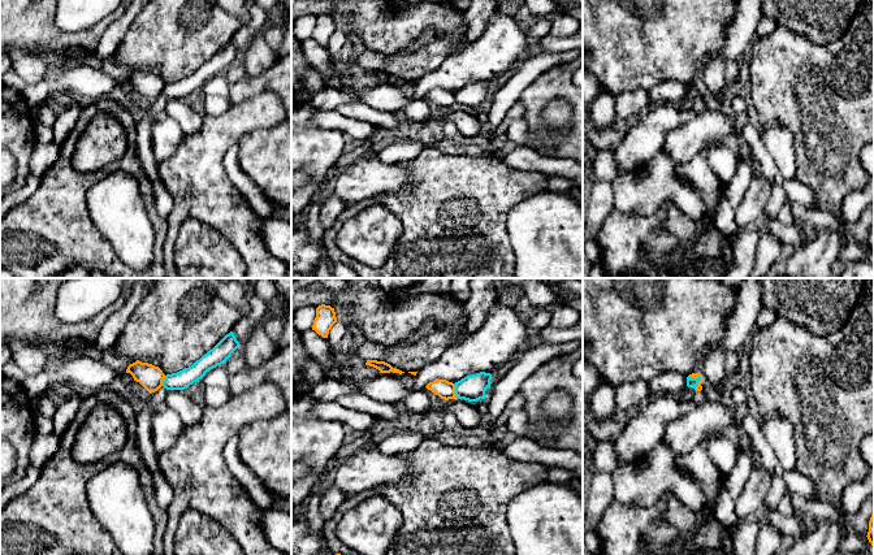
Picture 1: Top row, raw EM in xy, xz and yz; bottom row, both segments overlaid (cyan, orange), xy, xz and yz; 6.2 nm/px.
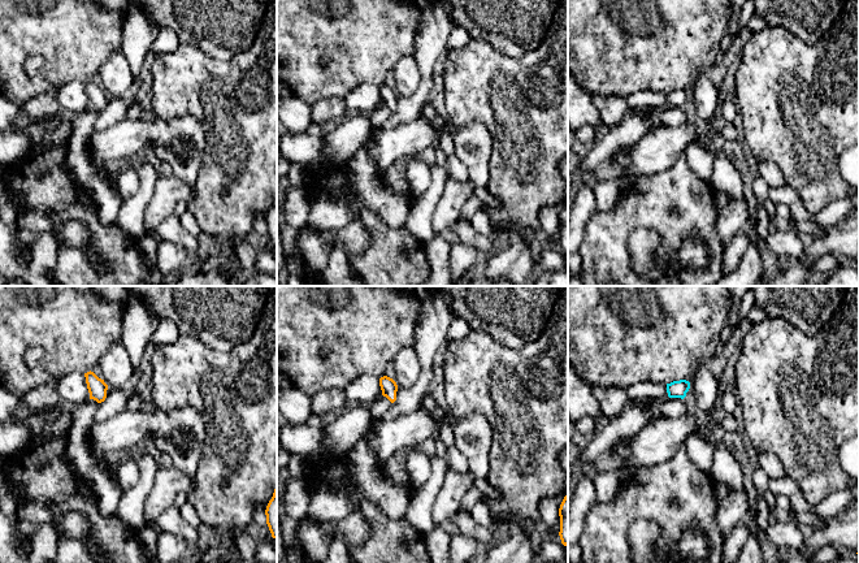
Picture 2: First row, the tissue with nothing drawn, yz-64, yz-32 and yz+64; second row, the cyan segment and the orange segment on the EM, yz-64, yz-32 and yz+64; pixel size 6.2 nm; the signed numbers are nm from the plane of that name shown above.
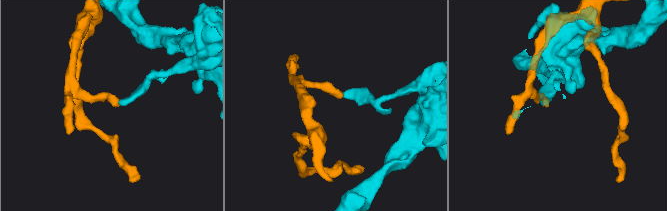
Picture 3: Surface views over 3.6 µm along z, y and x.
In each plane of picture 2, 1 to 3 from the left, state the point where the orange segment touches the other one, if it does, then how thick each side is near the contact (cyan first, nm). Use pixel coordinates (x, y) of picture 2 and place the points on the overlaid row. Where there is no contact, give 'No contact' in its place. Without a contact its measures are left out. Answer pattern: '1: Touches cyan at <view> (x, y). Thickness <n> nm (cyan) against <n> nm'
1: No contact
2: No contact
3: No contact

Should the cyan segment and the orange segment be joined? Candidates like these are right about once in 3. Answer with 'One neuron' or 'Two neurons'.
Two neurons

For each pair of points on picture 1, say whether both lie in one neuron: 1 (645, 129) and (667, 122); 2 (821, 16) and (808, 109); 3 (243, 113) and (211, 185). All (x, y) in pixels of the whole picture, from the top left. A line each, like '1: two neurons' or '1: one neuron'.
1: one neuron
2: two neurons
3: one neuron

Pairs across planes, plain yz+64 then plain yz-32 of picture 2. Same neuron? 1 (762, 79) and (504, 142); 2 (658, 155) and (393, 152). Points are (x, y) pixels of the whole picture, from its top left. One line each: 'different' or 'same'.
1: same
2: same

